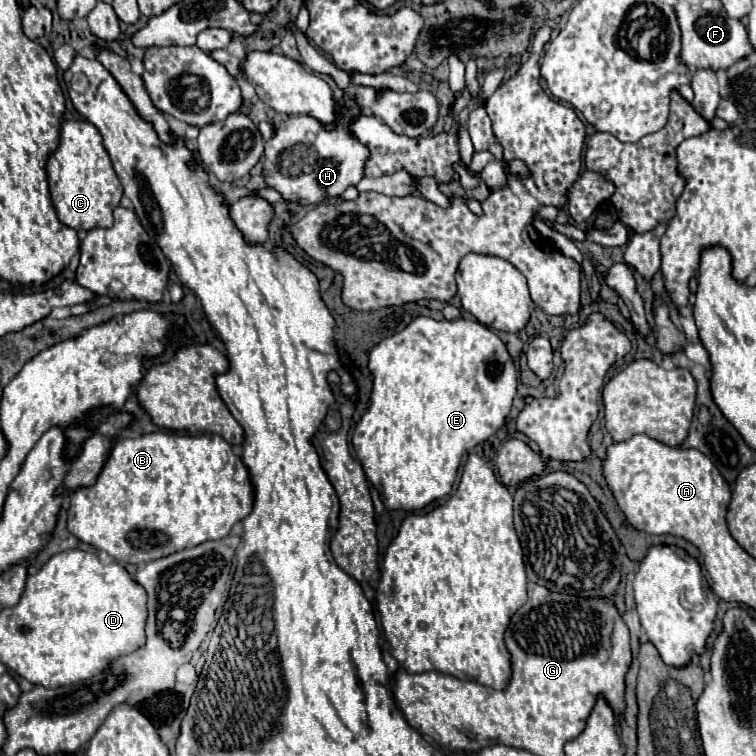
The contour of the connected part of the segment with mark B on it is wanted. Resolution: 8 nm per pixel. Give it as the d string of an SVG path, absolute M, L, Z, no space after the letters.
M151 433L139 437L121 437L97 477L97 483L79 489L71 495L71 507L67 517L69 531L119 559L121 563L147 563L167 557L175 551L201 545L205 541L223 539L231 533L231 527L245 519L253 507L253 487L247 467L233 453L231 445L213 433L205 435L177 435L177 433Z

